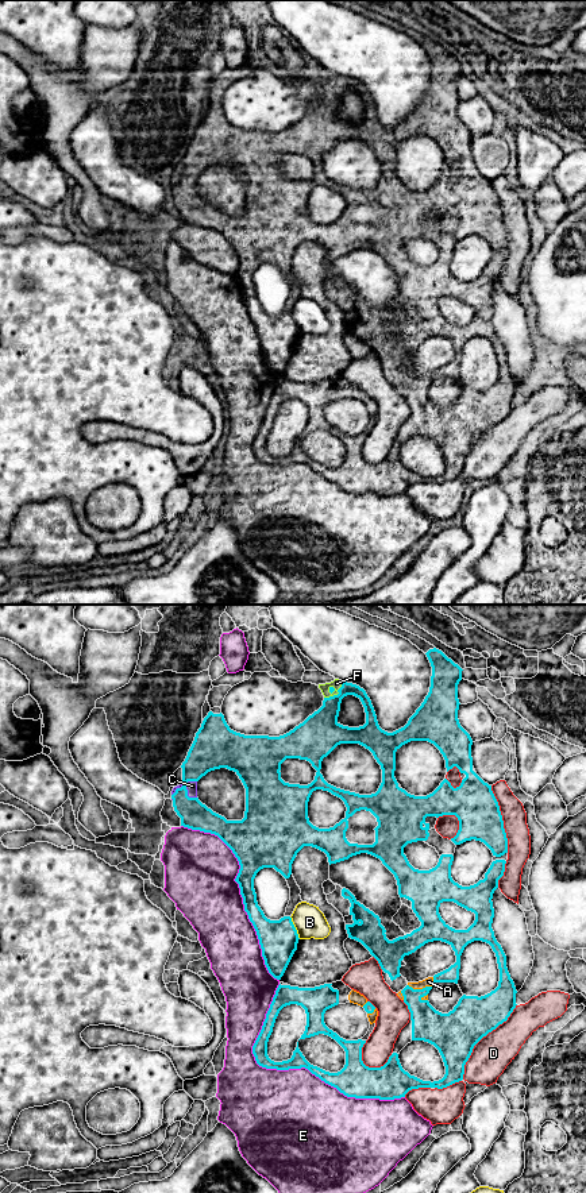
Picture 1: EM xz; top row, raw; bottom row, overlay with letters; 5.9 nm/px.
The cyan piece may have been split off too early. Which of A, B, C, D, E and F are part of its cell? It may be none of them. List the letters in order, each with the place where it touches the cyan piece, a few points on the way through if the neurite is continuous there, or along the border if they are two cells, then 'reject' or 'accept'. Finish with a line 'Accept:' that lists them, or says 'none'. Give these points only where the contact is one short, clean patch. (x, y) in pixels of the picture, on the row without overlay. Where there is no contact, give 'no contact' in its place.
A: contact xz (420, 385); accept
B: contact xz (295, 323); reject
C: contact xz (187, 188); way xz (204, 150), (192, 166), (187, 188), (192, 181); accept
D: contact xz (471, 447); reject
E: contact xz (292, 463); reject
F: contact xz (334, 85); accept
Accept: A, C, F

